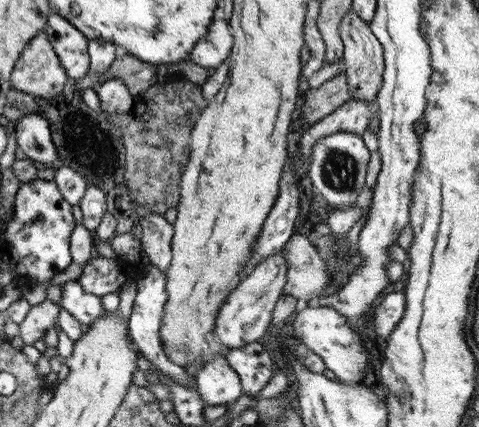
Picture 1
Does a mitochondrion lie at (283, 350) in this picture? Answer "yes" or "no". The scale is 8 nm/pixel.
no

